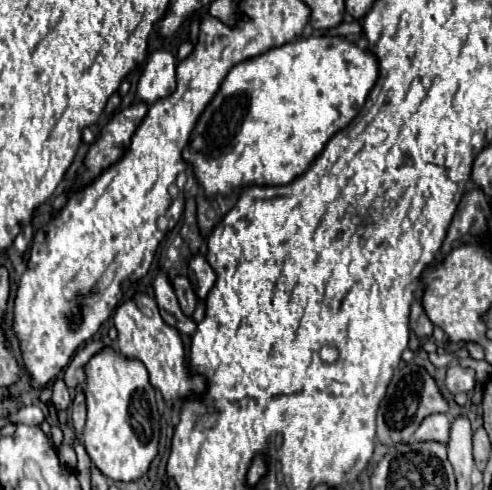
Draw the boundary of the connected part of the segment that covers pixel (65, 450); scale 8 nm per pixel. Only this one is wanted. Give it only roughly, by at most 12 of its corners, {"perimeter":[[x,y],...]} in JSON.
{"perimeter":[[59,445],[57,453],[63,465],[75,467],[77,457],[71,445]]}

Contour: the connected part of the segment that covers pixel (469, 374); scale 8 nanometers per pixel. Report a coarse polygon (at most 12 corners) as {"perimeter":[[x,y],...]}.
{"perimeter":[[453,363],[447,369],[449,393],[469,393],[475,371]]}

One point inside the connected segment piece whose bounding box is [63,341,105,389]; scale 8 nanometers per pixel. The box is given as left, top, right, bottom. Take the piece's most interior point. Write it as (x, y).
(74, 375)

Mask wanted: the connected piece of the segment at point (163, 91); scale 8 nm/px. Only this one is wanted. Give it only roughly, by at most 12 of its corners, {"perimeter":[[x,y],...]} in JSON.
{"perimeter":[[149,55],[137,95],[155,103],[175,91],[175,57]]}

